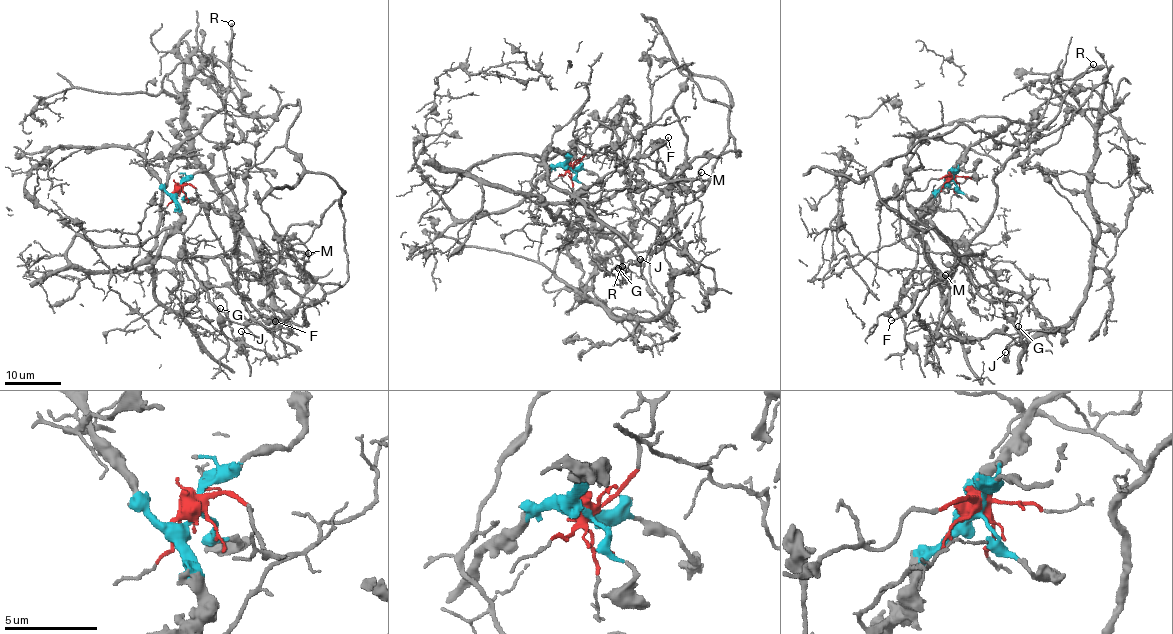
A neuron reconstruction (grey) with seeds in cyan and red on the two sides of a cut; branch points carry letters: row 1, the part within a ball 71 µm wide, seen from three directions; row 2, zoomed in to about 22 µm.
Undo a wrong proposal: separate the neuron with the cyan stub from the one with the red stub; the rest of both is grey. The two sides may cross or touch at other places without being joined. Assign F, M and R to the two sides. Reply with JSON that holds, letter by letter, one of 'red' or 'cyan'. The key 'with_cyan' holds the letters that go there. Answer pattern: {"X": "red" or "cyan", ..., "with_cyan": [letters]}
{"F": "cyan", "M": "red", "R": "red", "with_cyan": ["F"]}

